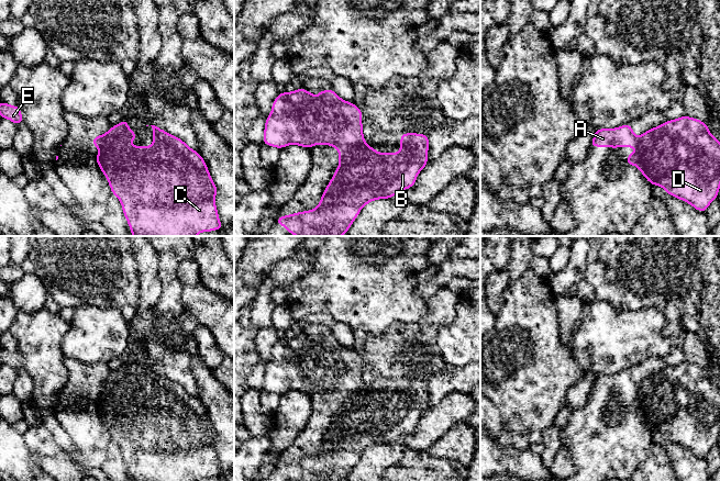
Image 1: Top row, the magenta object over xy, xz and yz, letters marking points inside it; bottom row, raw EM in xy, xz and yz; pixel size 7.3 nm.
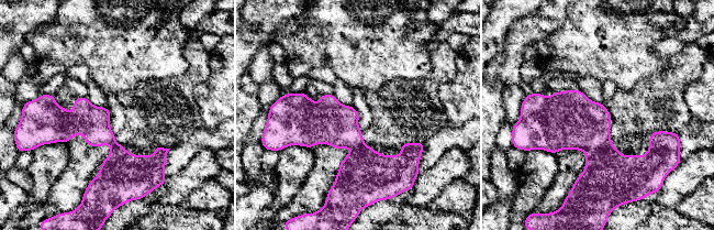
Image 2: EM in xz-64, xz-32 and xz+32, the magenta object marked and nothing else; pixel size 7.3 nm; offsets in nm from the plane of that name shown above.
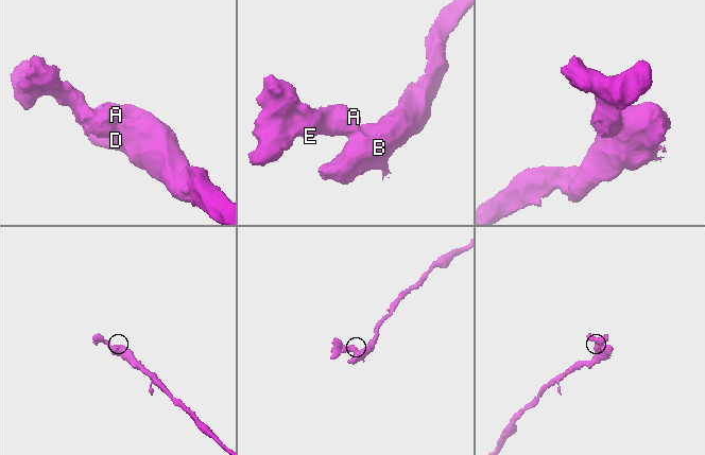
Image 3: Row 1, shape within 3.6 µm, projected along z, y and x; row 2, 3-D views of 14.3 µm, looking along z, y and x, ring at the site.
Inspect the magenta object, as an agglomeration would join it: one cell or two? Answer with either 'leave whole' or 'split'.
split

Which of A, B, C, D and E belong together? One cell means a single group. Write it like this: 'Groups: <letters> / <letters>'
Groups: A E / B C D

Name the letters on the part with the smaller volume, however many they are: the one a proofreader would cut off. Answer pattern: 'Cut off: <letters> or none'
Cut off: A, E

